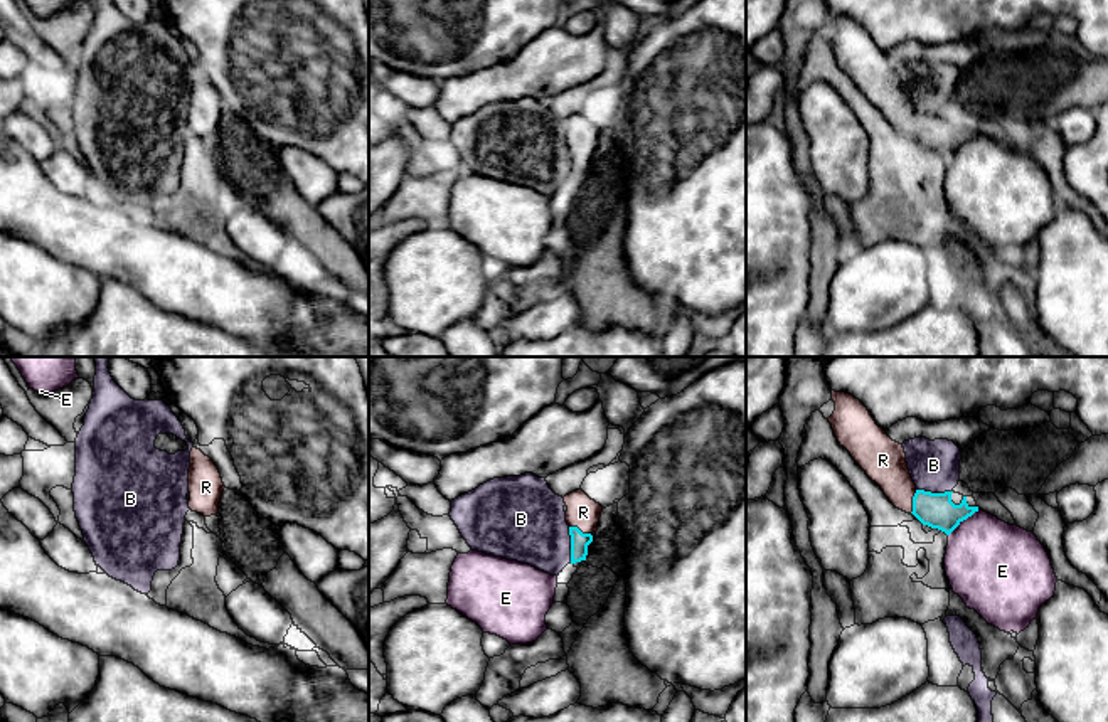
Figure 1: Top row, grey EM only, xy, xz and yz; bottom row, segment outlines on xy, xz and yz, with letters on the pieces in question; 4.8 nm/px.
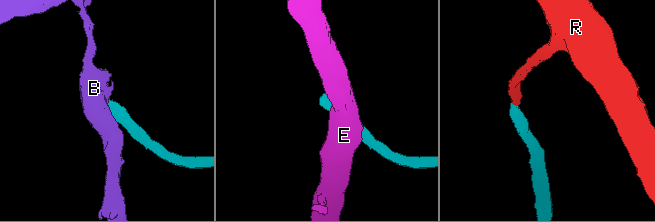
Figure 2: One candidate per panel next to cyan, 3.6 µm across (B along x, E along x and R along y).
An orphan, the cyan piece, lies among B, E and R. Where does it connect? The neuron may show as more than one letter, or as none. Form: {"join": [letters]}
{"join": ["R"]}

